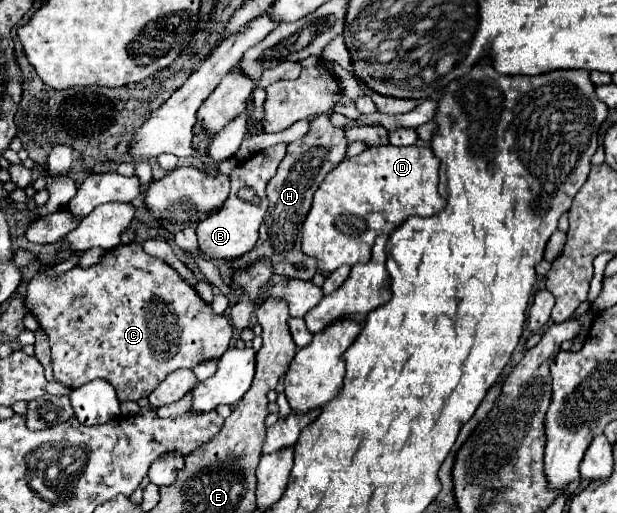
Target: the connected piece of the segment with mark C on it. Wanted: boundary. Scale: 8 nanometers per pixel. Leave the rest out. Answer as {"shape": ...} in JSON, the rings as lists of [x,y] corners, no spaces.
{"shape":[[[138,242],[108,250],[102,260],[90,268],[76,266],[56,278],[36,274],[28,282],[24,304],[50,340],[54,380],[74,390],[94,378],[106,378],[116,388],[120,402],[150,396],[150,392],[178,368],[194,368],[202,360],[220,358],[228,350],[234,334],[228,316],[214,314],[176,270],[160,258],[148,256]]]}

